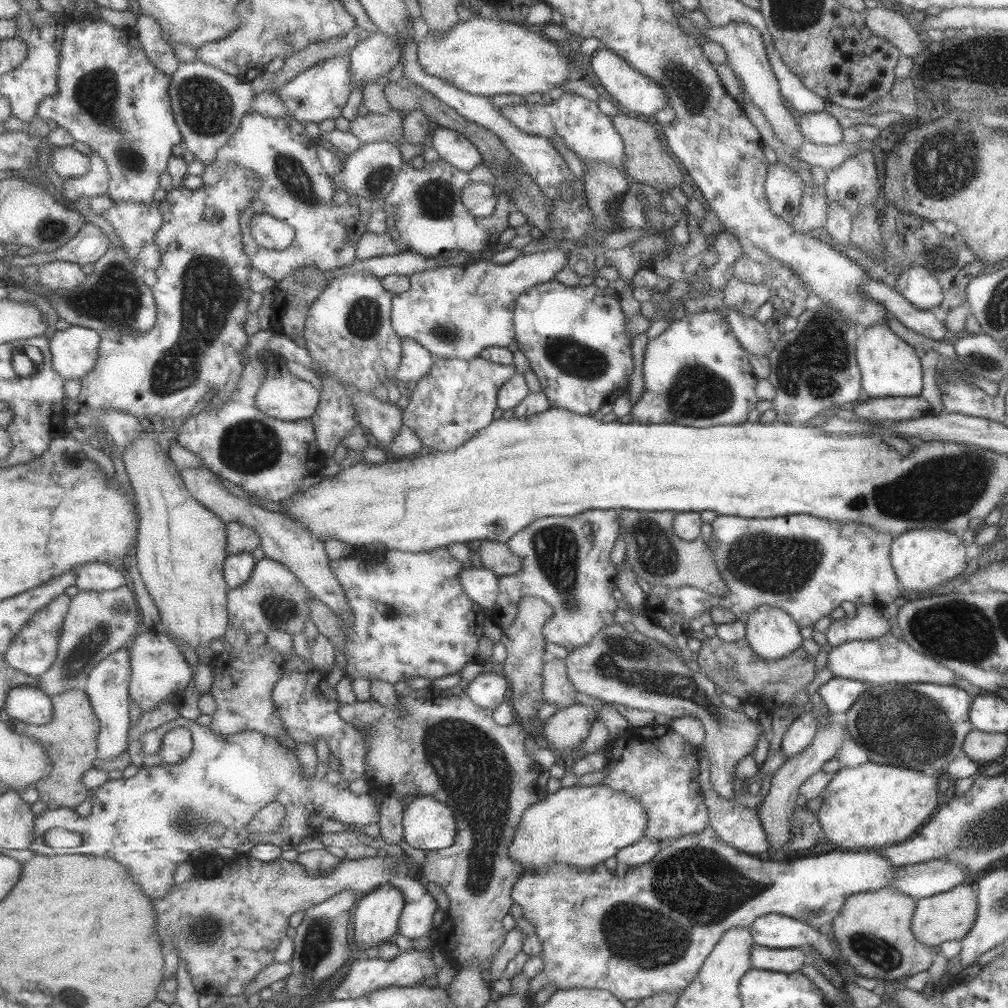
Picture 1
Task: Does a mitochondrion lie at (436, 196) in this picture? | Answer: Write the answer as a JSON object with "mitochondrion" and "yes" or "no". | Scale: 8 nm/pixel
{"mitochondrion":"yes"}

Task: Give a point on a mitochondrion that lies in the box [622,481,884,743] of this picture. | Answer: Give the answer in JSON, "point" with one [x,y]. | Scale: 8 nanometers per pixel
{"point":[777,566]}

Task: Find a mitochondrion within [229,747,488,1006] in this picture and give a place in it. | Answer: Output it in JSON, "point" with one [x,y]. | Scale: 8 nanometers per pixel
{"point":[319,947]}

